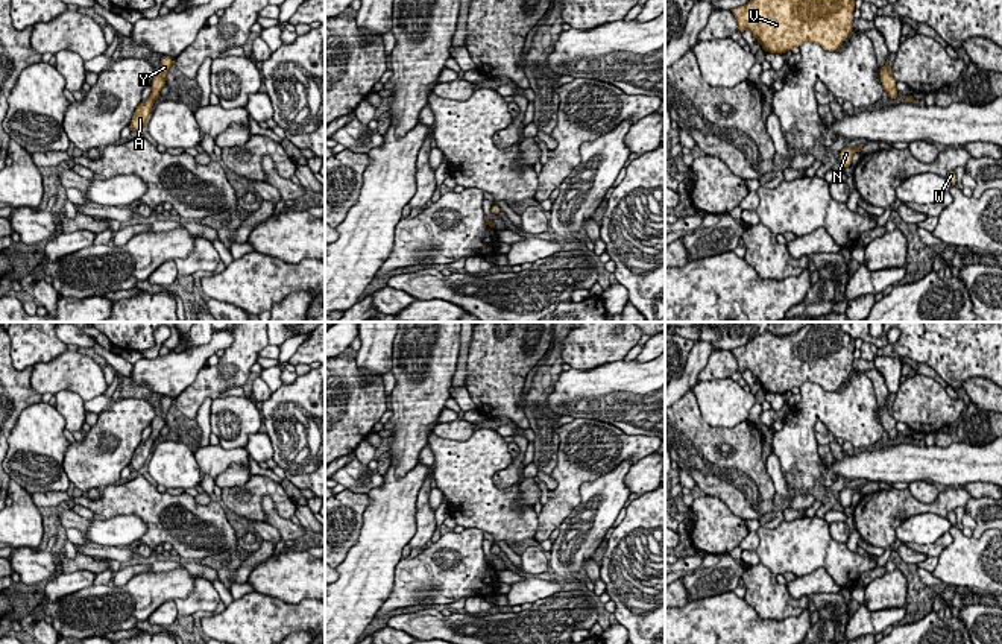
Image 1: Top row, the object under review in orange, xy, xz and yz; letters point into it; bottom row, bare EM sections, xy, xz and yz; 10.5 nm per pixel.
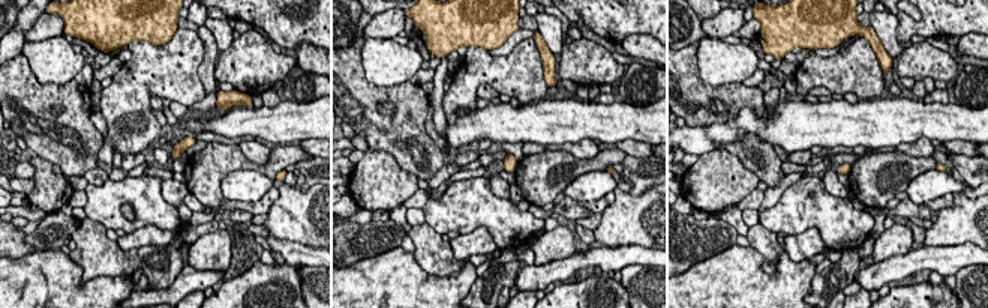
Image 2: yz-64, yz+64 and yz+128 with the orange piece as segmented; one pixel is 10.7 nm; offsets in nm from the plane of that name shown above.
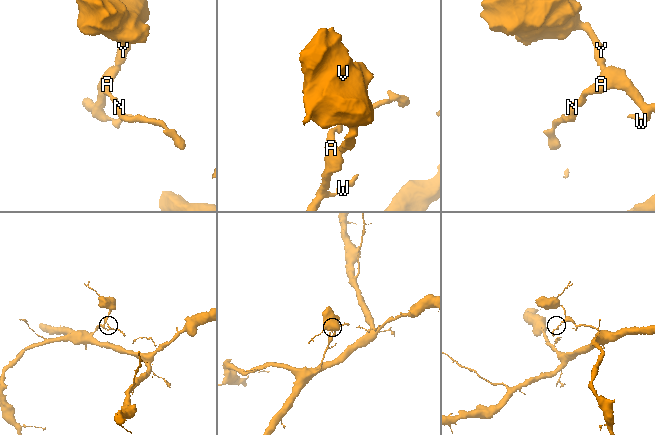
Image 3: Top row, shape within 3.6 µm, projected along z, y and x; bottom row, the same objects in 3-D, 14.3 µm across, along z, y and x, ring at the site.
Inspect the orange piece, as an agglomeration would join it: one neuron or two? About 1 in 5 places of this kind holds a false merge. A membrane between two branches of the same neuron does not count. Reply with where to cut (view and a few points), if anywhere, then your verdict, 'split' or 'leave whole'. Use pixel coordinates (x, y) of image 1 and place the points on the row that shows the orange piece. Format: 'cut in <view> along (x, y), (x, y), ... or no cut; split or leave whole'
no cut; leave whole

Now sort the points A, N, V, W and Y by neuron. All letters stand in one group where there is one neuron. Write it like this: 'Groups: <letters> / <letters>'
Groups: A N V W Y

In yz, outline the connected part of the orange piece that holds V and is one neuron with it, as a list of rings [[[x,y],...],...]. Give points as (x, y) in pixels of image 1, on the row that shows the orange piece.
[[[750,0],[730,11],[738,32],[748,29],[765,53],[783,55],[805,43],[835,52],[853,30],[855,0]]]

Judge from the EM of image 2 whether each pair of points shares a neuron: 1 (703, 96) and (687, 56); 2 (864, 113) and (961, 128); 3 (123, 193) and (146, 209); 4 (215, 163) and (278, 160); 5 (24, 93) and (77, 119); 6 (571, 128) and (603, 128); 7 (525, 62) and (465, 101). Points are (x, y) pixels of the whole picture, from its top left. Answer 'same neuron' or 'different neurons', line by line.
1: same neuron
2: same neuron
3: same neuron
4: same neuron
5: same neuron
6: same neuron
7: same neuron

